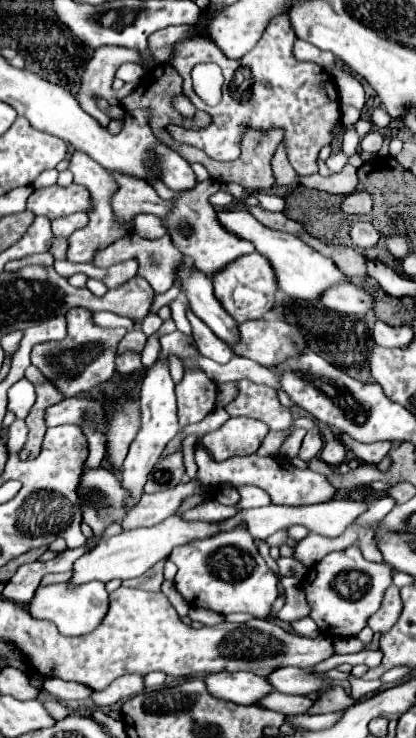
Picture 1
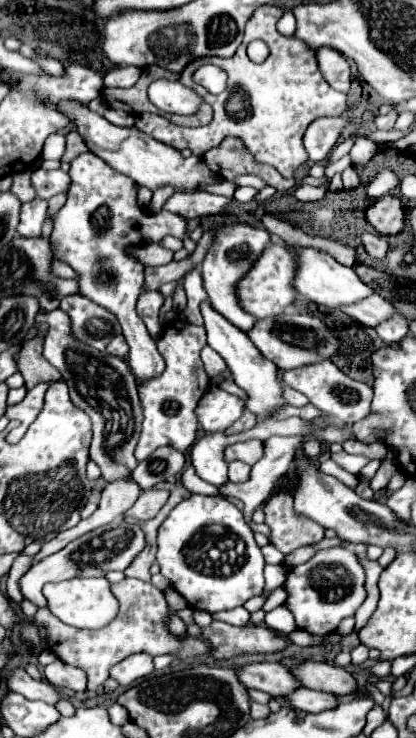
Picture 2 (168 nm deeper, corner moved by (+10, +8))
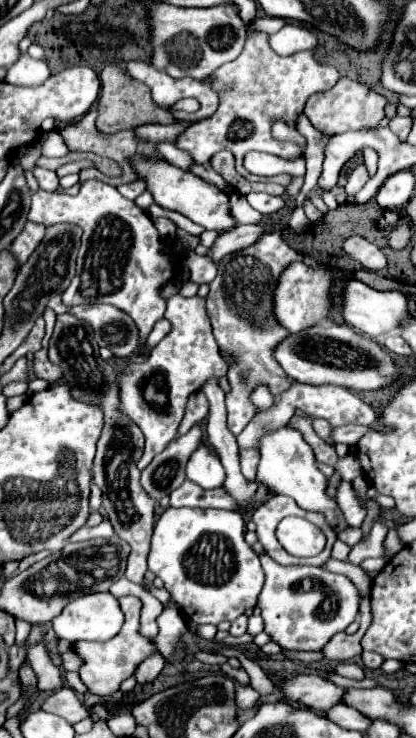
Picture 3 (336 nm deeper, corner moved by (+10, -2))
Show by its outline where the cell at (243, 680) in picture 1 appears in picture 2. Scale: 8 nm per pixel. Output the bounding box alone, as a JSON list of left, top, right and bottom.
[237,664,299,698]

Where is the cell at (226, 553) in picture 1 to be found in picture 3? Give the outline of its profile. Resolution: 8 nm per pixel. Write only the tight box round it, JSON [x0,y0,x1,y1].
[149,508,265,624]

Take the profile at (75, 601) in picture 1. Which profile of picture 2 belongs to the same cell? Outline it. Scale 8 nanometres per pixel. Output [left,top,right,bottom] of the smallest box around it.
[43,578,119,628]

